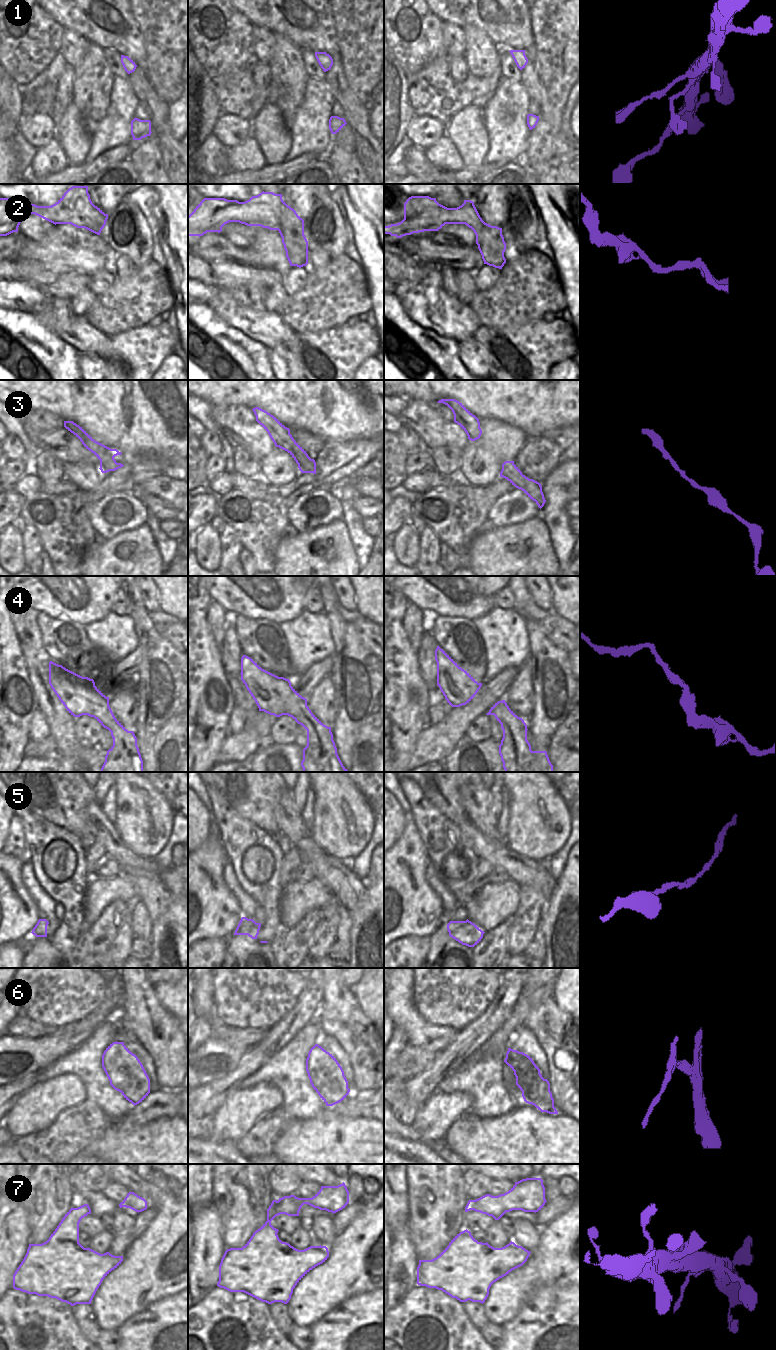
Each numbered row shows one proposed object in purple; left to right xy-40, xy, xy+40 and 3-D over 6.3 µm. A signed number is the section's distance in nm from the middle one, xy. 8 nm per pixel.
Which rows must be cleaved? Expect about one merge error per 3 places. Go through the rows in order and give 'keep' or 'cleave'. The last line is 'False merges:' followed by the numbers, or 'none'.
1: keep
2: cleave
3: keep
4: keep
5: keep
6: cleave
7: keep
False merges: 2, 6

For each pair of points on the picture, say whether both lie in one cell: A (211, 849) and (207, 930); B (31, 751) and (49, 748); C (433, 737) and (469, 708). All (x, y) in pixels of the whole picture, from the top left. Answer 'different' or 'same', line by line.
A: same
B: same
C: same

